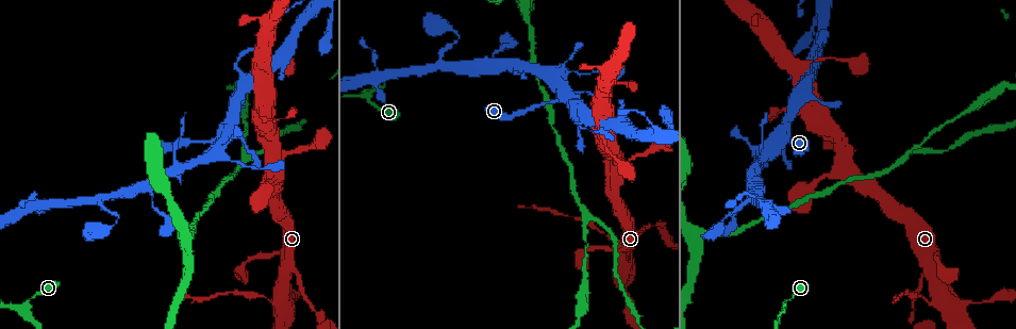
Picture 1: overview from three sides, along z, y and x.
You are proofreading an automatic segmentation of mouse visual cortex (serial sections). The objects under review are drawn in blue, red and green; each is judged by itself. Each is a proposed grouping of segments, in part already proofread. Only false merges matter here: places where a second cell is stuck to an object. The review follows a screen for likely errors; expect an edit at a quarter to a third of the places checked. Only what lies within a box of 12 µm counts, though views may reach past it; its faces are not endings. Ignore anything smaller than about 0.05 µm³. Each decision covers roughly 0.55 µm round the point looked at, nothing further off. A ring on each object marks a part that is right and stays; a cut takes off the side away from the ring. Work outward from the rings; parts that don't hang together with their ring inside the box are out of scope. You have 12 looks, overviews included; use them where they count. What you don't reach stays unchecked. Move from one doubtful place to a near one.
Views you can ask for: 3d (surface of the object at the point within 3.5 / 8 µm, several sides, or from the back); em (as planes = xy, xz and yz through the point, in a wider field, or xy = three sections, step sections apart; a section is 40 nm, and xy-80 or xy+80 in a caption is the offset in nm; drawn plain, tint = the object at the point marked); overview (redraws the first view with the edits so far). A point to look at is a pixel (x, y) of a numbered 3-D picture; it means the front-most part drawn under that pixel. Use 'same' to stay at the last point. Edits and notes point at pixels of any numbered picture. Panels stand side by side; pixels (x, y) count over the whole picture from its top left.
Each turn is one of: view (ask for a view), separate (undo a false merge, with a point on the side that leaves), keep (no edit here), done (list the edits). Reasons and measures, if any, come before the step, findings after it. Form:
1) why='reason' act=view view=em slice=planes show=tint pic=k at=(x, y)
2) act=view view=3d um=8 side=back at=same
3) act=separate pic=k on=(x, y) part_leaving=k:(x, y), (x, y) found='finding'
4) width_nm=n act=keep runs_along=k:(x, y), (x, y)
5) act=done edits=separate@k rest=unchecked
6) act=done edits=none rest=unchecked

why='thin neck' act=view view=3d um=8 side=back pic=1 at=(600, 231)

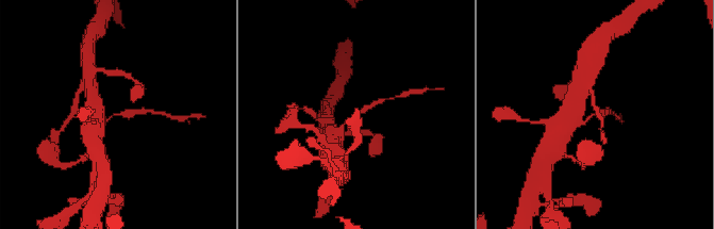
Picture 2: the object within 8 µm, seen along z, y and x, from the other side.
arm_widths_nm=200,300 why='need the tissue' act=view view=em slice=xy step=2 show=tint pic=2 at=(118, 114)

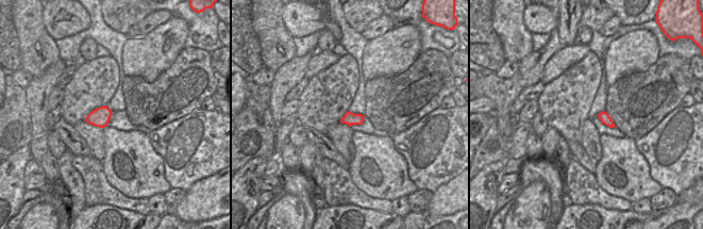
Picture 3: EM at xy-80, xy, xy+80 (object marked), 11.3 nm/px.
act=separate pic=2 on=(126, 114) part_leaving=2:(110, 117), (113, 114), (149, 112) found='two cells meet here'

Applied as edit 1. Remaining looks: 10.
why='three arms meet' act=view view=3d um=8 side=back pic=1 at=(364, 98)

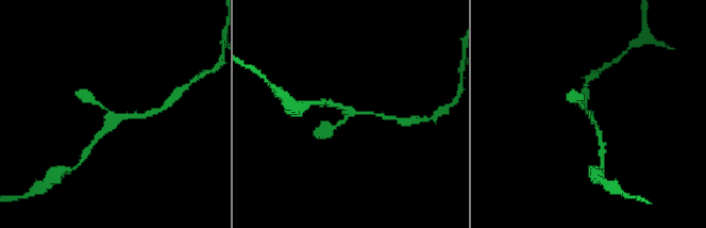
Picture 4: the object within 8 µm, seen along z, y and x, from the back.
why='zoom in' act=view view=3d um=3.5 pic=4 at=(590, 113)

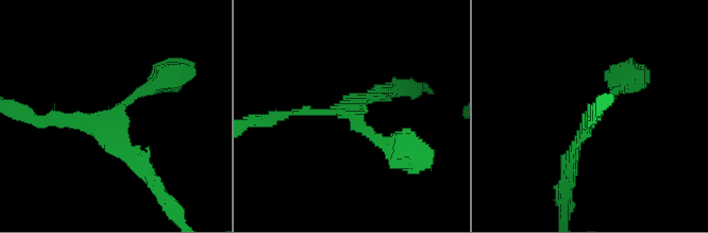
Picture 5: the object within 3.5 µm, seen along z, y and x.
arms=3 arm_widths_nm=150,150,150 act=view view=em slice=xy step=5 show=tint pic=5 at=(347, 116)

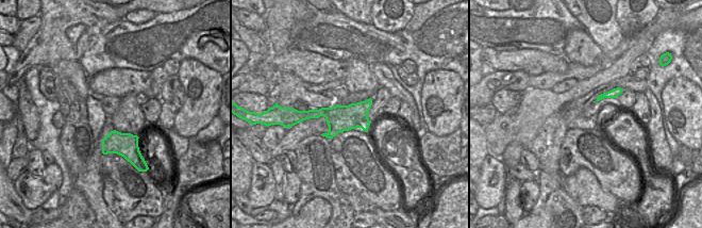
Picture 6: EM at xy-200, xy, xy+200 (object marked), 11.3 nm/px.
act=keep runs_along=5:(624, 80), (583, 129), (570, 175) found='one cell here'

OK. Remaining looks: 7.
act=view view=3d um=3.5 pic=1 at=(784, 139)

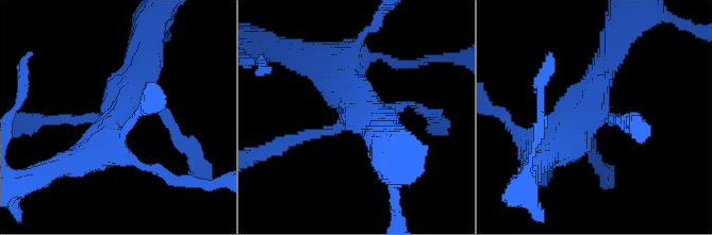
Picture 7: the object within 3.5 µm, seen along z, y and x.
arms=4 arm_widths_nm=150,250,450,600 why='need the tissue' act=view view=em slice=xy step=2 show=tint pic=7 at=(594, 116)

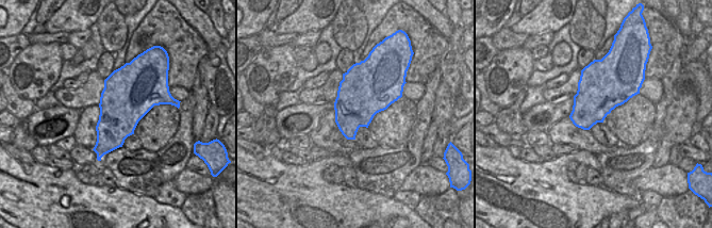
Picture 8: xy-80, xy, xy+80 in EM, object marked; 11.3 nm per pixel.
act=view view=em slice=xy step=5 show=tint at=same

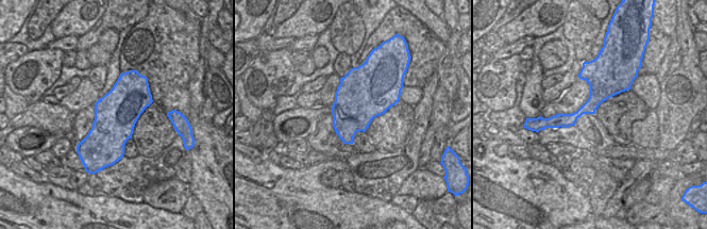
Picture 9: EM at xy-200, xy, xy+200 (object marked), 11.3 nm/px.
act=keep runs_along=9:(621, 88), (549, 124) found='all the same cell'

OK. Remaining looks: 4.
why='abrupt turn' act=view view=3d um=8 pic=1 at=(443, 65)

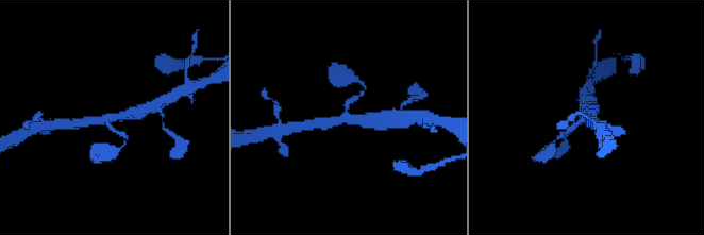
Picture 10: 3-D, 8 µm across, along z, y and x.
arms=3 arm_widths_nm=200,350,400 act=view view=em slice=planes show=tint pic=10 at=(349, 117)

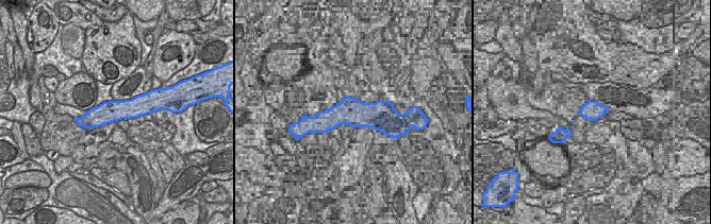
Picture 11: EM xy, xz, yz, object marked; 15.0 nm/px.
act=keep runs_along=11:(149, 107), (111, 110), (83, 121) found='one cell here'

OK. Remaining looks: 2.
act=done edits=separate@2 rest=unchecked

